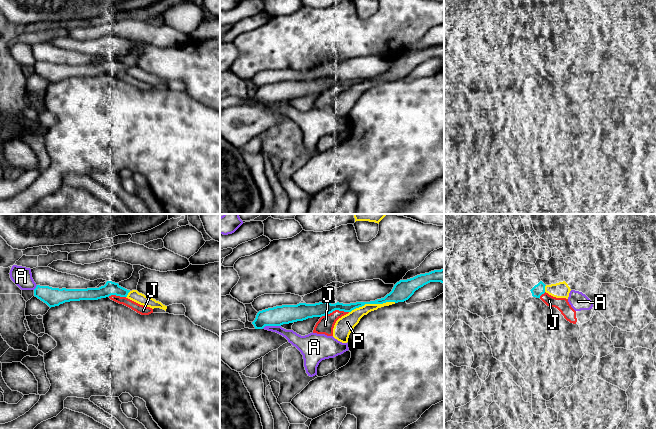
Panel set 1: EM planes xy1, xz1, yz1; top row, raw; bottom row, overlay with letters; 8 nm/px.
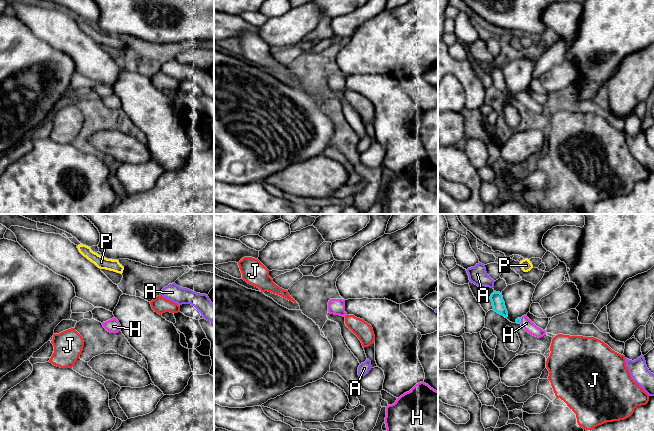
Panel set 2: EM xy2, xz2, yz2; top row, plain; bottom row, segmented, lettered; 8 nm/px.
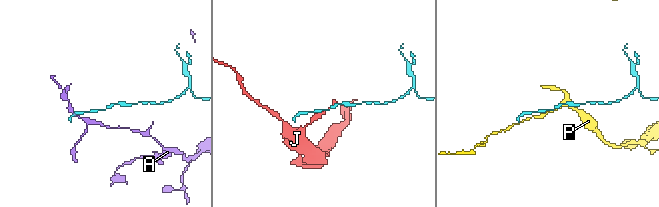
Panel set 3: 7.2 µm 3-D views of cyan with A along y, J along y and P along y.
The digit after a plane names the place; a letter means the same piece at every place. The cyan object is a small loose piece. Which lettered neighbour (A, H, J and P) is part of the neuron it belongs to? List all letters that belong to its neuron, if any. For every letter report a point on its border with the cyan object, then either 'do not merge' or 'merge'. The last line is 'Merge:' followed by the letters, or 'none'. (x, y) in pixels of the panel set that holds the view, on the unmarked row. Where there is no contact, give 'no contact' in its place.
A: xz1 (271, 101) | do not merge
H: yz2 (520, 97) | merge
J: xz1 (334, 86) | do not merge
P: xz1 (372, 79) | do not merge
Merge: H

